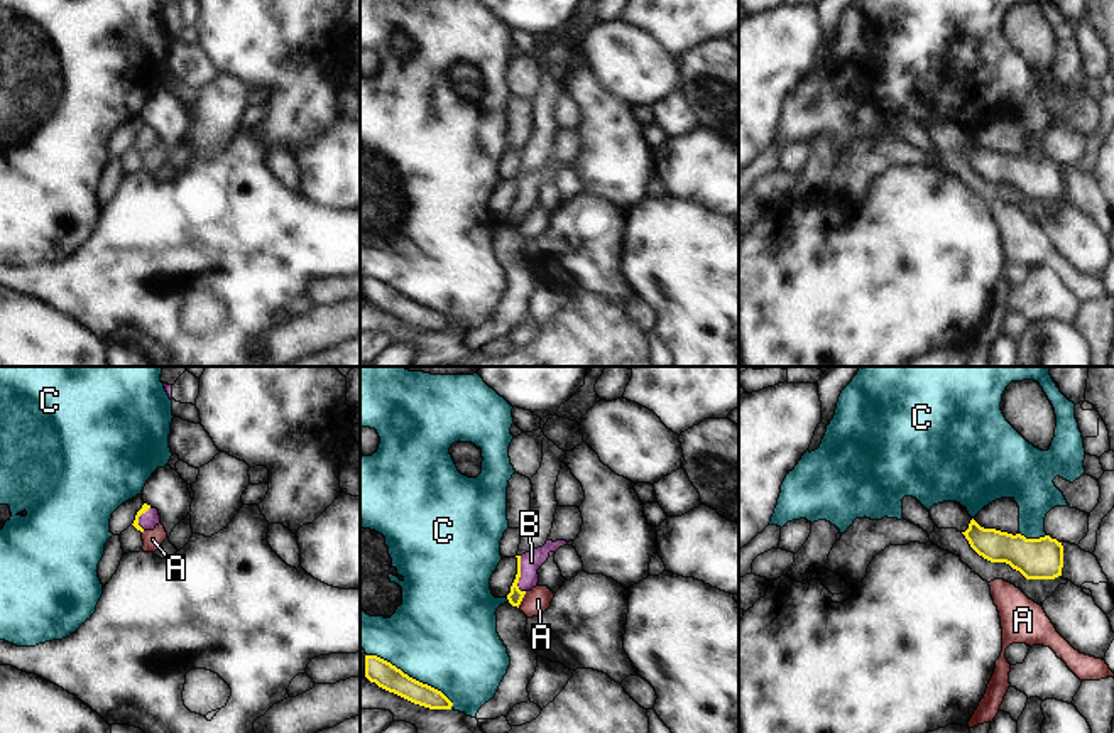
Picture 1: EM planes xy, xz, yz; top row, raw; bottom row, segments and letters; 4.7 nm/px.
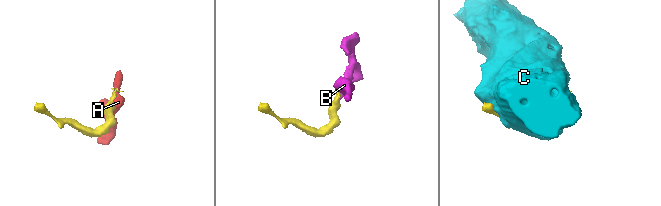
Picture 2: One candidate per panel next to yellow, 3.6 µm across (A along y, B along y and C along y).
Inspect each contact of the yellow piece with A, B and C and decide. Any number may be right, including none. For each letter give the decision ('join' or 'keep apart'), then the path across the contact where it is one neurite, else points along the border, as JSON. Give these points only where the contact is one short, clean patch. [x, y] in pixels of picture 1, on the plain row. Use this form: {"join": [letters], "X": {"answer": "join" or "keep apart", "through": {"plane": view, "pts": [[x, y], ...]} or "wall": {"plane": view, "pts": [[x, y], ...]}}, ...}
{"join": ["B"], "A": {"answer": "keep apart", "wall": {"plane": "xz", "pts": [[526, 213], [518, 228]]}}, "B": {"answer": "join", "through": {"plane": "xz", "pts": [[516, 217], [519, 196], [531, 183]]}}, "C": {"answer": "keep apart"}}

